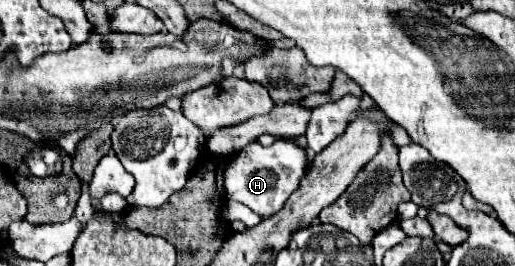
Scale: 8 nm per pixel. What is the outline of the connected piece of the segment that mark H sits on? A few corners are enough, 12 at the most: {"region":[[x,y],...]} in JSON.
{"region":[[251,143],[223,171],[227,199],[261,219],[283,207],[305,151]]}

